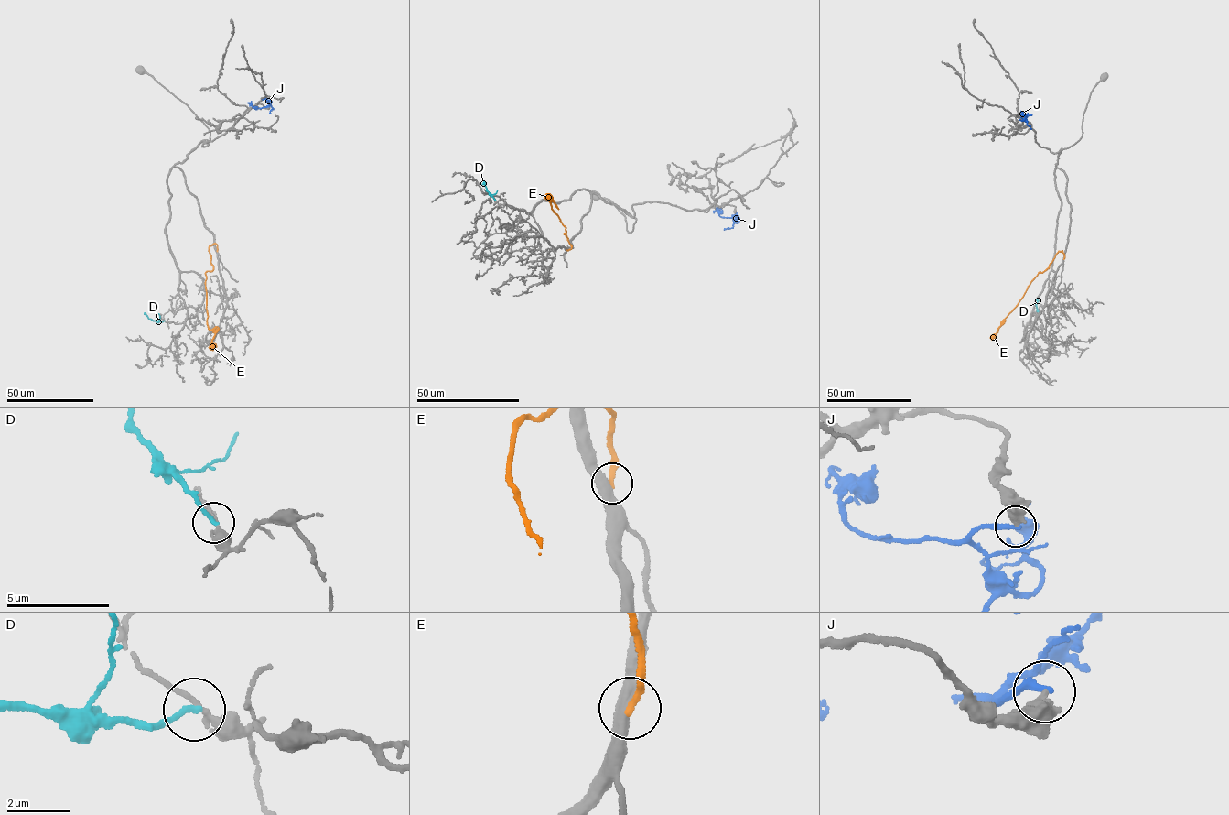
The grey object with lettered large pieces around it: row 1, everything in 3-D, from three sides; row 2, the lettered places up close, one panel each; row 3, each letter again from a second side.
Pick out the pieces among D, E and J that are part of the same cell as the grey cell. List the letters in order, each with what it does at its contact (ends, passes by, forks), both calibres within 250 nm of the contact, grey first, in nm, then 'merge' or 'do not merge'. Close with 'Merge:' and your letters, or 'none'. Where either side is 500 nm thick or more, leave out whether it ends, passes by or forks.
D: it ends there; 170 nm thick on the grey side, 190 nm on the other; do not merge
E: it ends there; 440 nm thick on the grey side, 240 nm on the other; do not merge
J: it ends there; 340 nm thick on the grey side, 240 nm on the other; do not merge
Merge: none

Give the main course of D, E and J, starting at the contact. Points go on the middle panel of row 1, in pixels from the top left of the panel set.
D: (494, 200), (484, 182)
E: (567, 250), (571, 248), (564, 233), (565, 227), (553, 212), (549, 202), (552, 200), (555, 202), (547, 196)
J: (737, 216), (721, 217), (718, 211), (713, 211)

